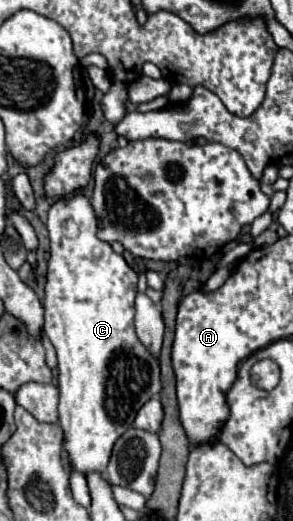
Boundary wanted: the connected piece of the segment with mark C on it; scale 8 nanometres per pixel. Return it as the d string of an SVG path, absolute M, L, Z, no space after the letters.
M82 194L56 200L46 226L50 232L50 260L44 332L58 354L60 426L76 470L82 474L90 470L104 472L112 446L134 422L136 408L160 394L160 366L134 330L138 274L108 242L98 238L92 202Z

